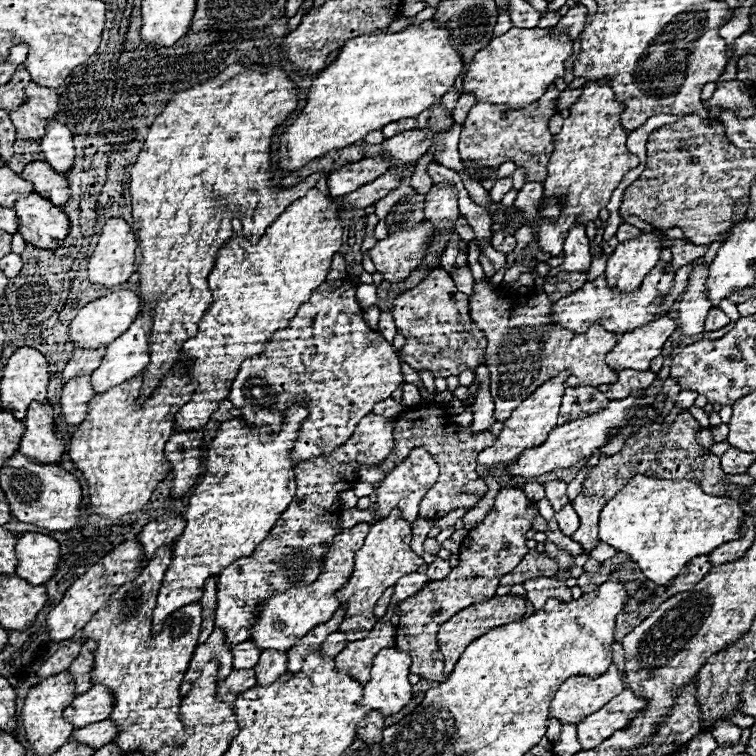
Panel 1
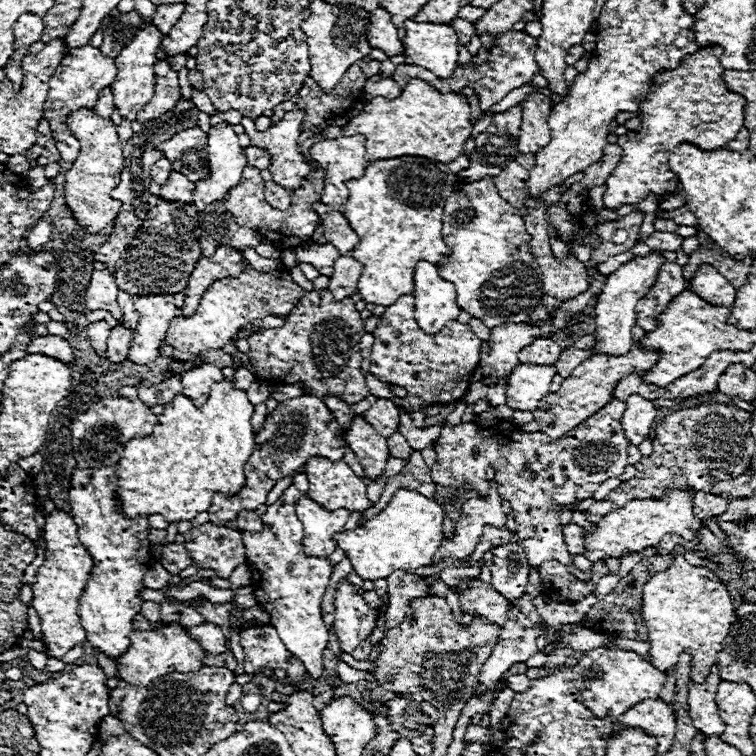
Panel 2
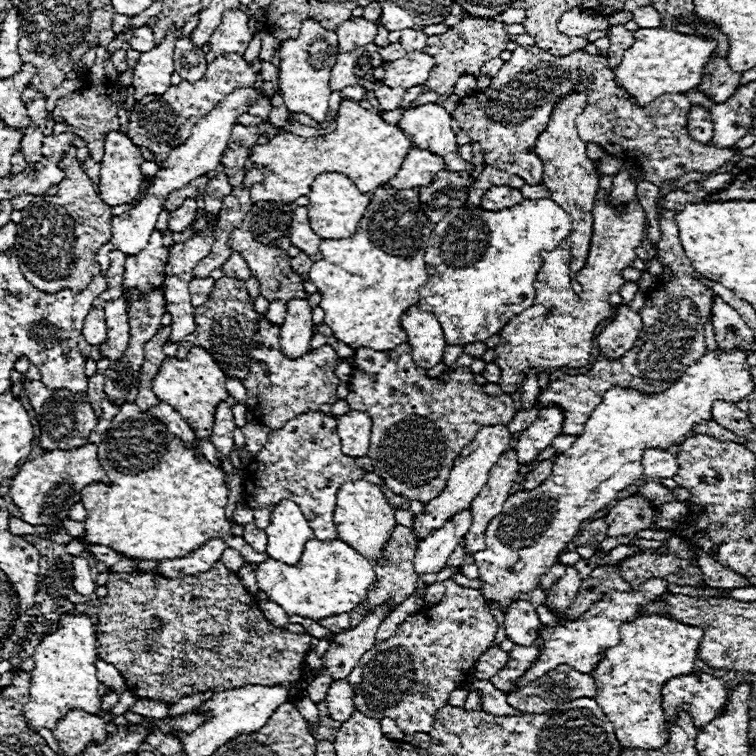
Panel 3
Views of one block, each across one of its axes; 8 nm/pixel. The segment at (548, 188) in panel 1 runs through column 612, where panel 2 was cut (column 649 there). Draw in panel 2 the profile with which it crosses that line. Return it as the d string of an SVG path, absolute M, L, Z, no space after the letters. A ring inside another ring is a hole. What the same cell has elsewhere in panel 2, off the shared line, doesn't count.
M718 46L700 48L686 56L678 68L654 76L656 86L640 104L642 112L638 118L642 120L642 128L636 134L630 132L618 138L618 146L624 150L624 156L606 180L606 208L614 210L620 204L636 204L648 192L674 192L678 188L678 176L670 170L668 158L678 144L692 142L702 150L716 150L740 132L744 126L746 100L726 88L722 78L724 68L720 64L722 52L724 50Z

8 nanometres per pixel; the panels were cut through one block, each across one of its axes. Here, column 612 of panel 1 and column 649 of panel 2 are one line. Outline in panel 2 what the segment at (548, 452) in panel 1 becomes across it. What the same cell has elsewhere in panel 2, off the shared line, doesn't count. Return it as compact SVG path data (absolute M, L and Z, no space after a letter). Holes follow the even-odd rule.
M628 396L626 410L622 414L622 428L626 438L638 446L650 434L656 414L658 414L658 408L650 400L642 396Z

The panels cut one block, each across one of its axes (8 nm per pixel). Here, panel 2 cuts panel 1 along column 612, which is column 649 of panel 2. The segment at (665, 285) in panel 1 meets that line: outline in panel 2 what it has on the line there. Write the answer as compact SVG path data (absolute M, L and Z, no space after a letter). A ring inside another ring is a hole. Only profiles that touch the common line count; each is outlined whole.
M666 262L660 272L658 272L658 280L656 284L650 288L646 300L638 302L638 316L636 316L636 324L646 330L646 332L654 332L654 328L658 326L656 316L662 314L668 306L668 302L678 296L682 290L688 288L688 282L684 280L684 272L682 266L678 266L676 262Z

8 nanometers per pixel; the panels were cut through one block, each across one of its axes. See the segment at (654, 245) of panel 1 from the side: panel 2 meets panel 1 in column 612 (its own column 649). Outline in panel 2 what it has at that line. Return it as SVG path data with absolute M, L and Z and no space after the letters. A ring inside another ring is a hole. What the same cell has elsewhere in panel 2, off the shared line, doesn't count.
M652 250L648 256L636 256L630 262L622 264L604 284L600 296L598 296L598 306L596 306L596 338L600 344L594 348L594 354L626 354L634 346L632 338L632 328L636 326L636 302L646 296L654 280L658 278L660 266L666 262L662 256L664 252Z

